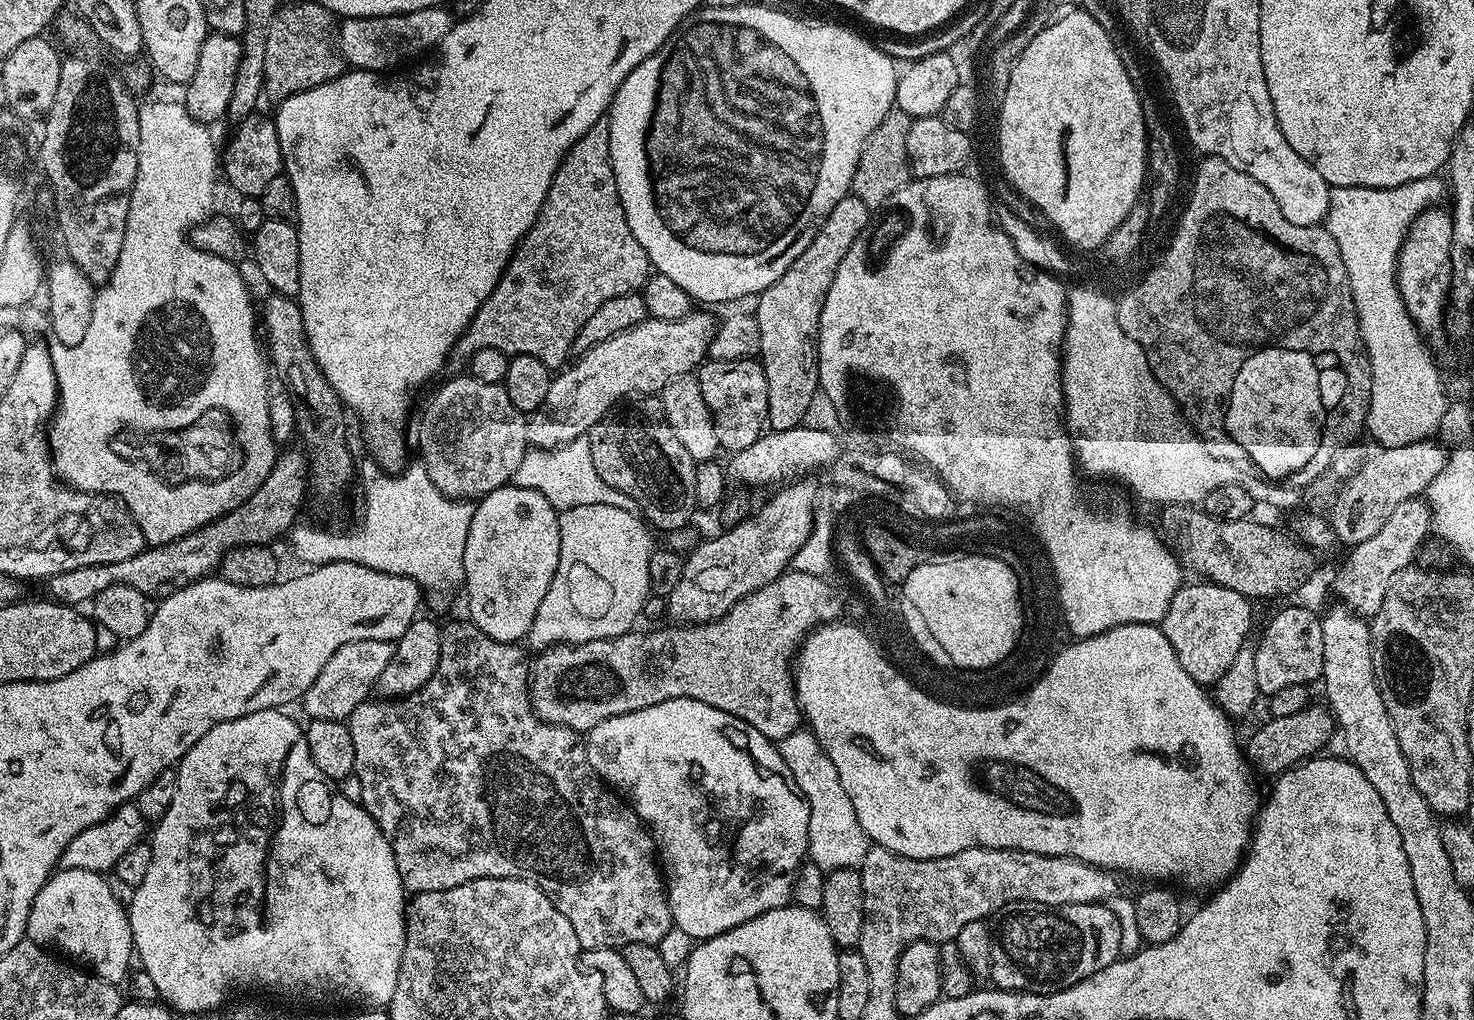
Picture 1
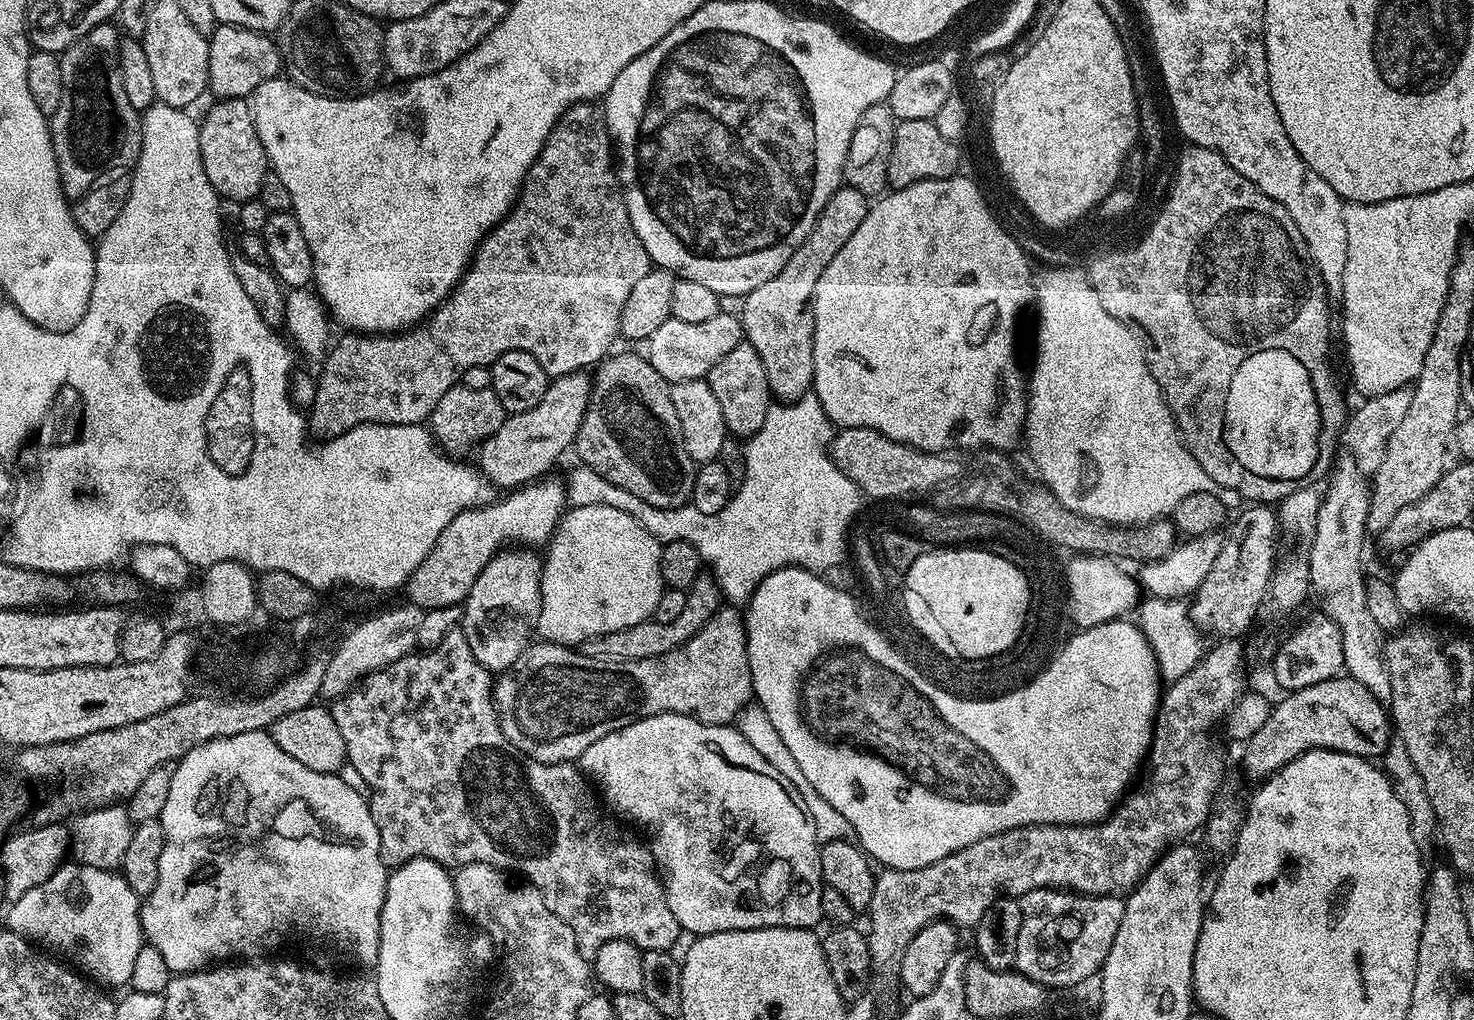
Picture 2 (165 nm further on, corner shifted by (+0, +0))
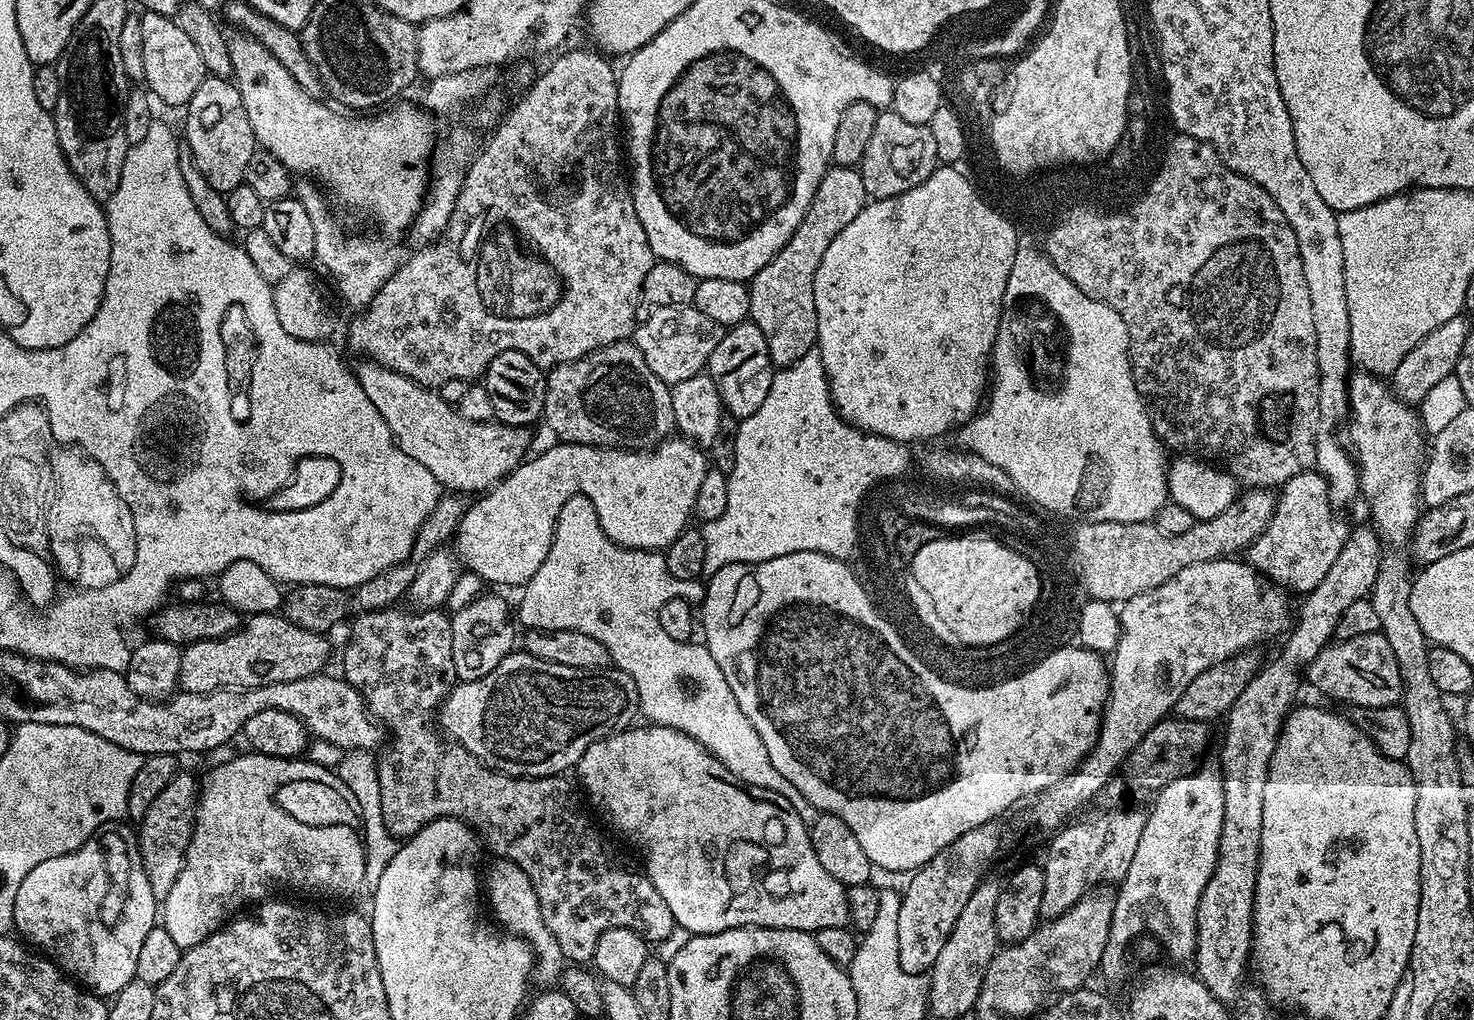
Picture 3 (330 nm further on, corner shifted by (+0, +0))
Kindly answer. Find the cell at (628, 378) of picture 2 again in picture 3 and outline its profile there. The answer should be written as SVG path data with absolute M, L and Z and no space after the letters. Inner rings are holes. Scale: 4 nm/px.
M620 340L605 348L594 350L569 364L560 364L547 373L546 402L543 423L548 423L557 441L565 444L585 444L591 448L630 448L647 450L665 443L676 432L674 402L669 385L662 383L646 366L646 358L635 343Z

